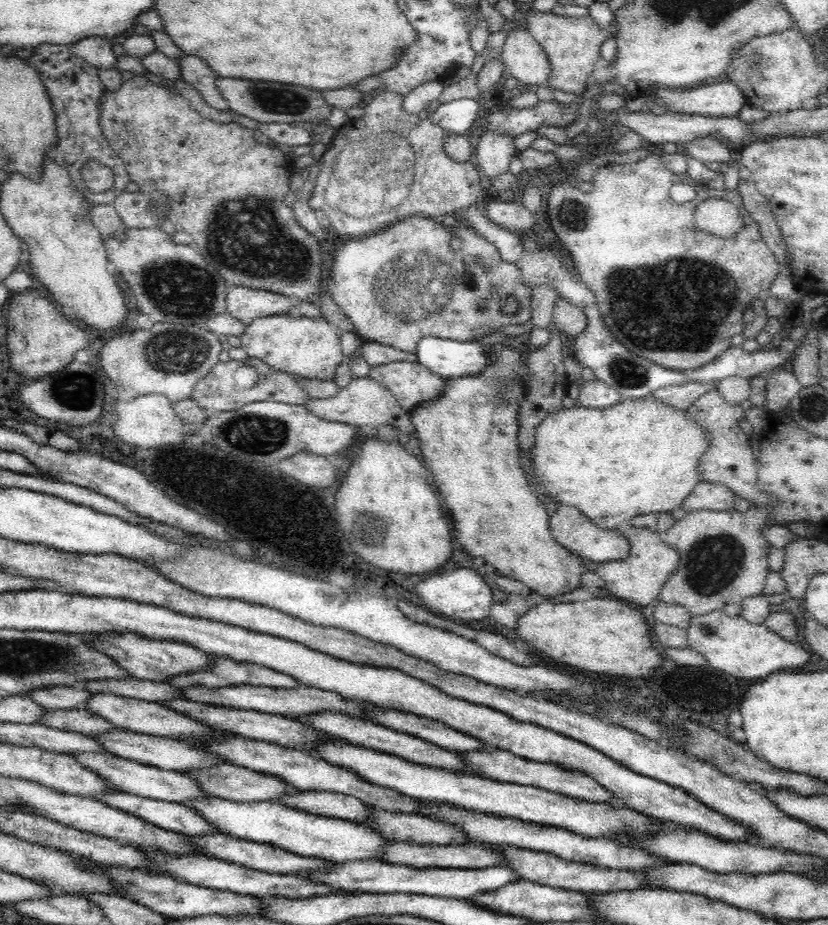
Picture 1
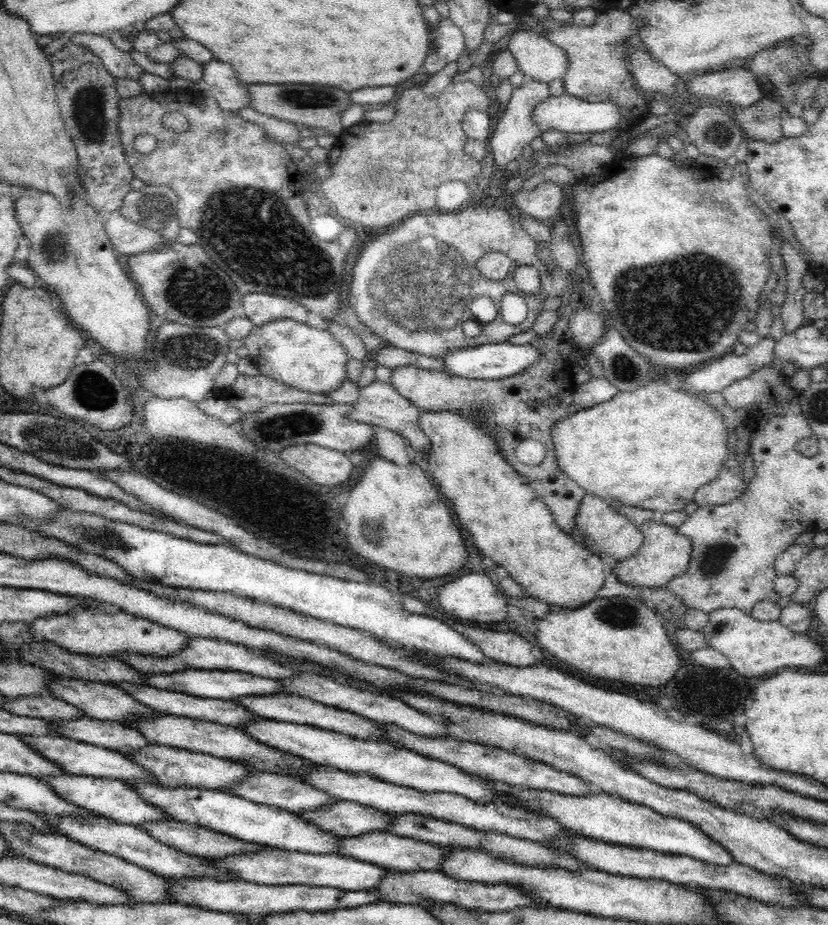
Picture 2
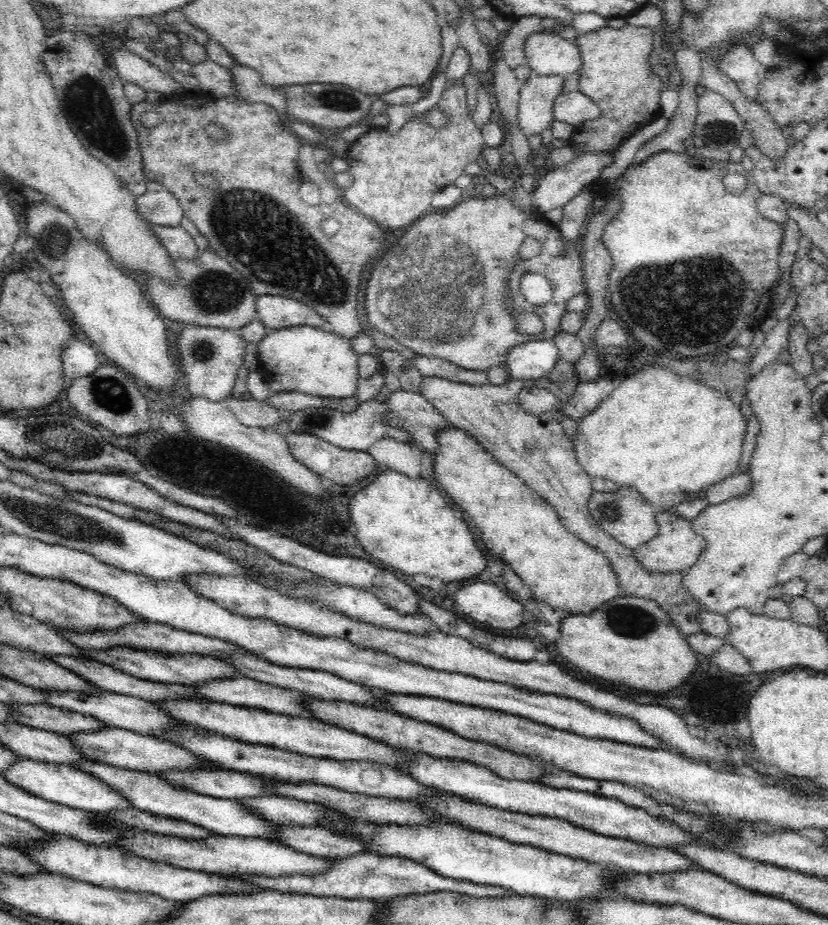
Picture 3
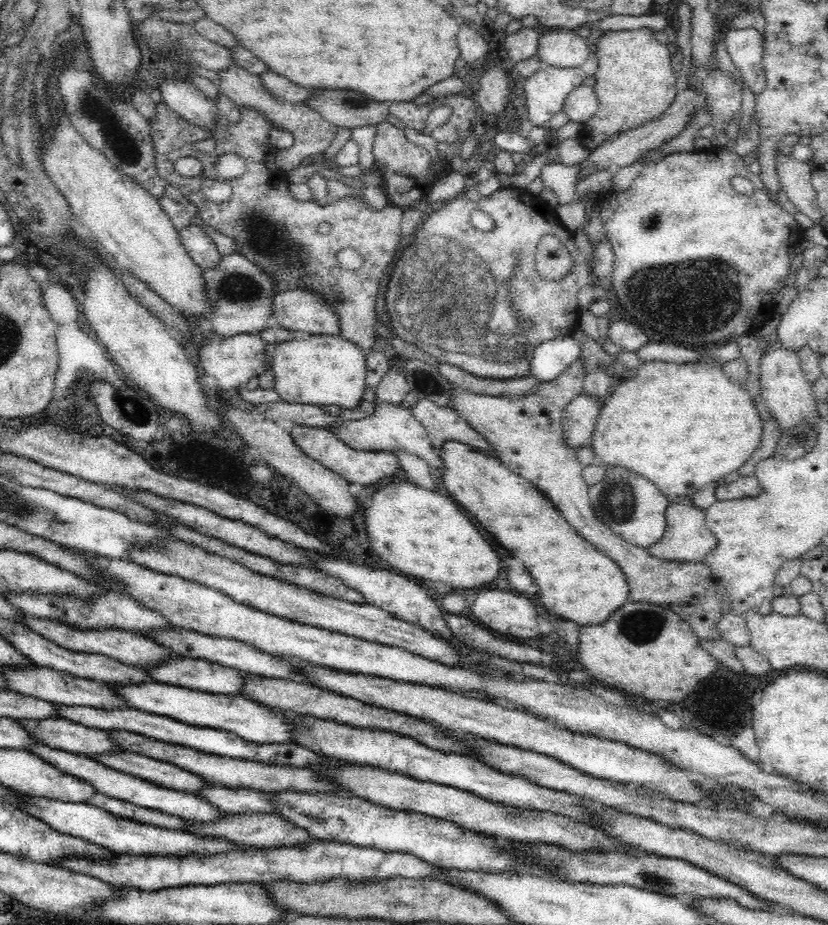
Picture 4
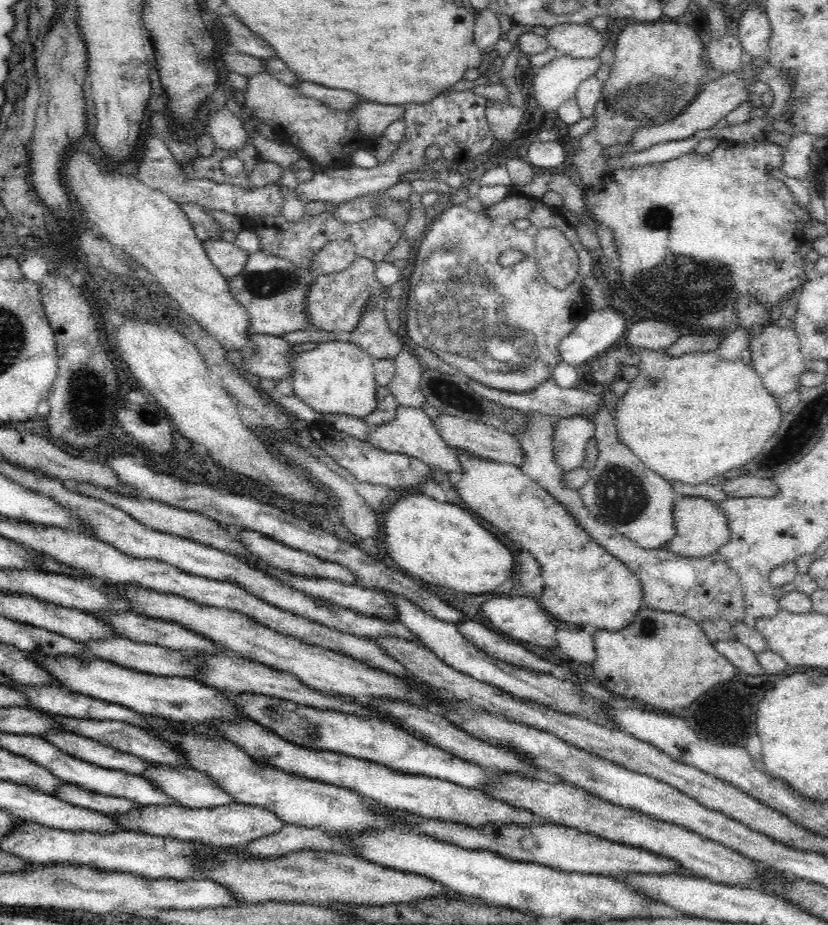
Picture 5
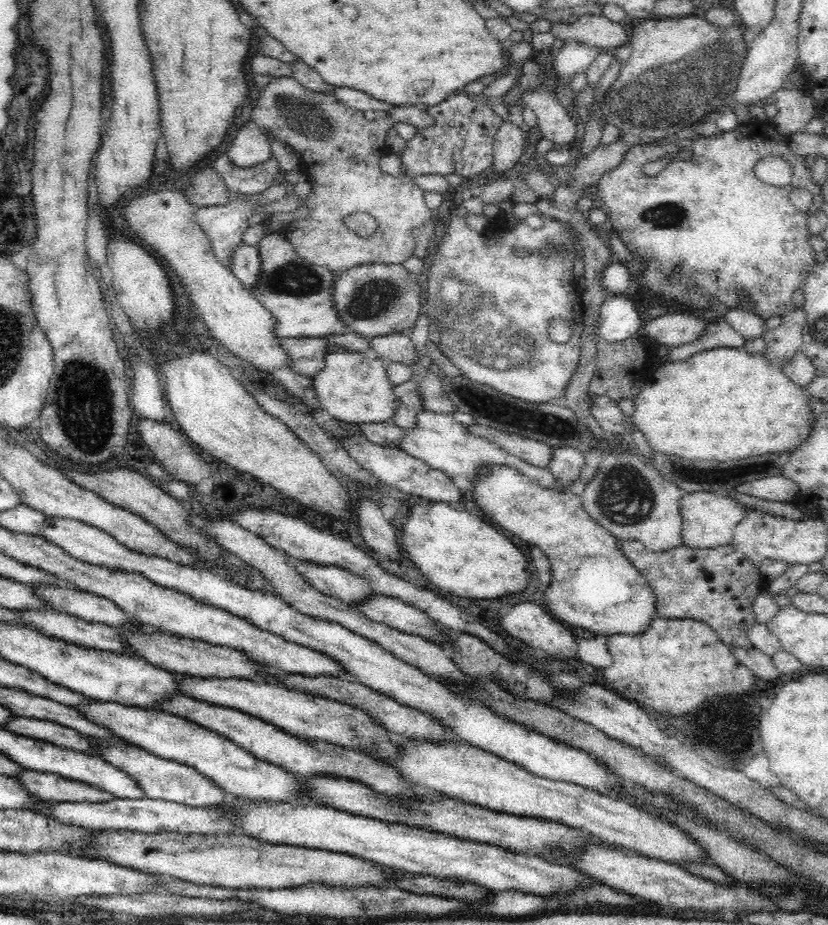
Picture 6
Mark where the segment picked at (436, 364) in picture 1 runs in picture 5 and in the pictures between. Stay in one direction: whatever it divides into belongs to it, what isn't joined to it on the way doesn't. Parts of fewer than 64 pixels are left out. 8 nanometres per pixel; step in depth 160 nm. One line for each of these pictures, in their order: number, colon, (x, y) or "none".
2: (490, 361)
3: (532, 359)
4: (549, 358)
5: (598, 331)

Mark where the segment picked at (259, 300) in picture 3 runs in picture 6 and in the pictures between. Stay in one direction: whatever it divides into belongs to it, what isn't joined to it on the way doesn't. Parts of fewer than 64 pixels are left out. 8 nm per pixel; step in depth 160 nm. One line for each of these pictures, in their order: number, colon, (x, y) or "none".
4: (298, 310)
5: (334, 301)
6: (371, 299)

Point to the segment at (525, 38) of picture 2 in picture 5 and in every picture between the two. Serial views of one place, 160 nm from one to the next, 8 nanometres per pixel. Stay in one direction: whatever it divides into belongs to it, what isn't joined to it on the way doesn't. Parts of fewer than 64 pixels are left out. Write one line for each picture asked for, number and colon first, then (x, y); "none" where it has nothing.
3: (547, 53)
4: (565, 49)
5: (577, 41)

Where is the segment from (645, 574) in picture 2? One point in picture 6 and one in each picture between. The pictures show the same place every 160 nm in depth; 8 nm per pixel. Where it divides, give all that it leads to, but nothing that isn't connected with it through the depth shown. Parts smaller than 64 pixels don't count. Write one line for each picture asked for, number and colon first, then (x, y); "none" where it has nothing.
3: (675, 548)
4: (686, 539)
5: (701, 528)
6: (708, 521)

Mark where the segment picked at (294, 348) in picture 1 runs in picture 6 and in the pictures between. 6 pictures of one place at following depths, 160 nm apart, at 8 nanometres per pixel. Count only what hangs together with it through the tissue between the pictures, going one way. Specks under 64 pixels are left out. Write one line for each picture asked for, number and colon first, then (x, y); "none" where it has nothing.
2: (314, 360)
3: (311, 360)
4: (321, 369)
5: (335, 377)
6: (352, 387)

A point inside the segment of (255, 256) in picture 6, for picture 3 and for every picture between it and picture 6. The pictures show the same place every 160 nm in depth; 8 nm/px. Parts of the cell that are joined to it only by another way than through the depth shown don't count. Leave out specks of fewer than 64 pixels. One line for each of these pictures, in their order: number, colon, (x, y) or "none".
3: (179, 244)
4: (200, 248)
5: (228, 260)

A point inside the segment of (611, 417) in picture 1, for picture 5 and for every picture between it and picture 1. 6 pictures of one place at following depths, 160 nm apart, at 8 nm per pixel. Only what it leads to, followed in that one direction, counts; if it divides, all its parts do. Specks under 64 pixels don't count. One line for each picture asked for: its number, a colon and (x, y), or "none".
2: (652, 448)
3: (668, 437)
4: (682, 426)
5: (693, 417)

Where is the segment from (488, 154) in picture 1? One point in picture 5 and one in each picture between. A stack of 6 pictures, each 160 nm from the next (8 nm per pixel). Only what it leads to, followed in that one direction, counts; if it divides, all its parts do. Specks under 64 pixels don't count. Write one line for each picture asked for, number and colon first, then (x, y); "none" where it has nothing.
2: (514, 128)
3: (535, 112)
4: (545, 91)
5: (556, 82)

